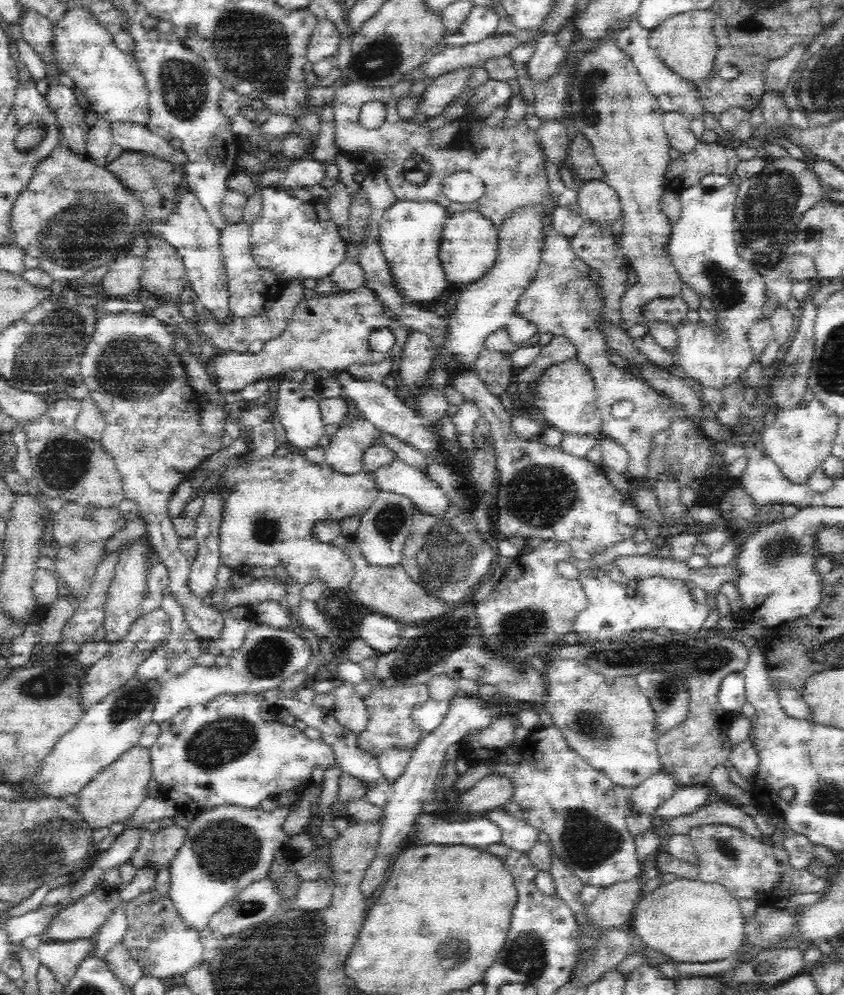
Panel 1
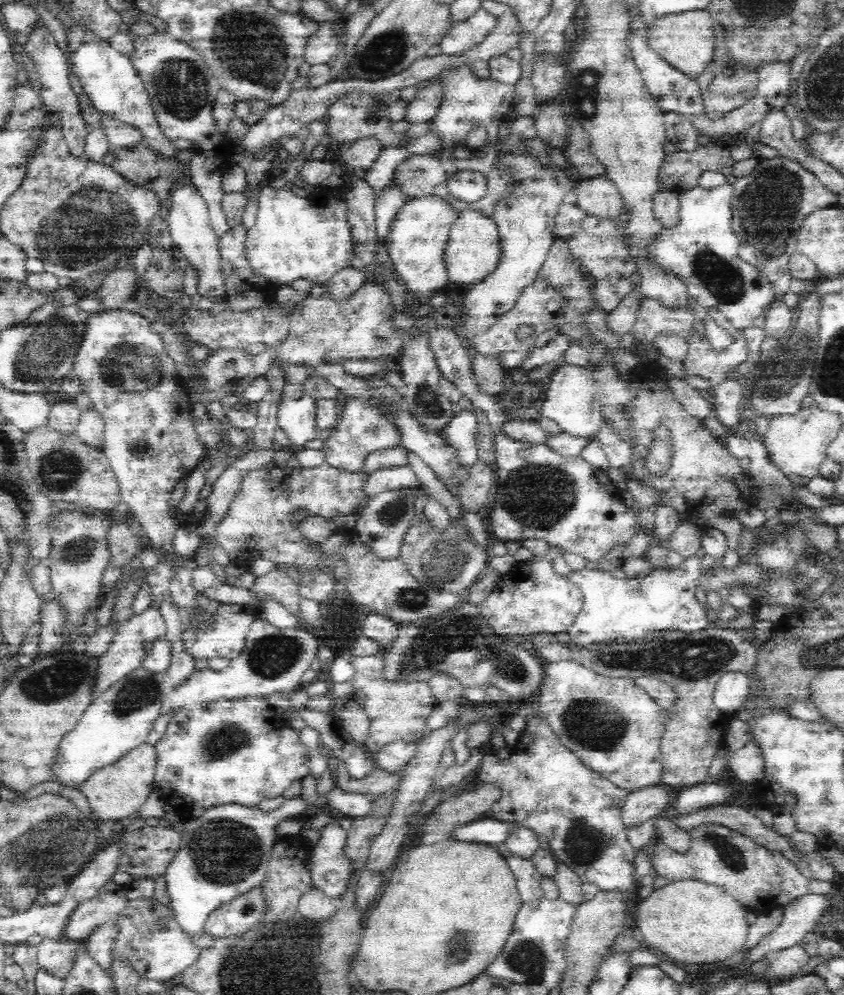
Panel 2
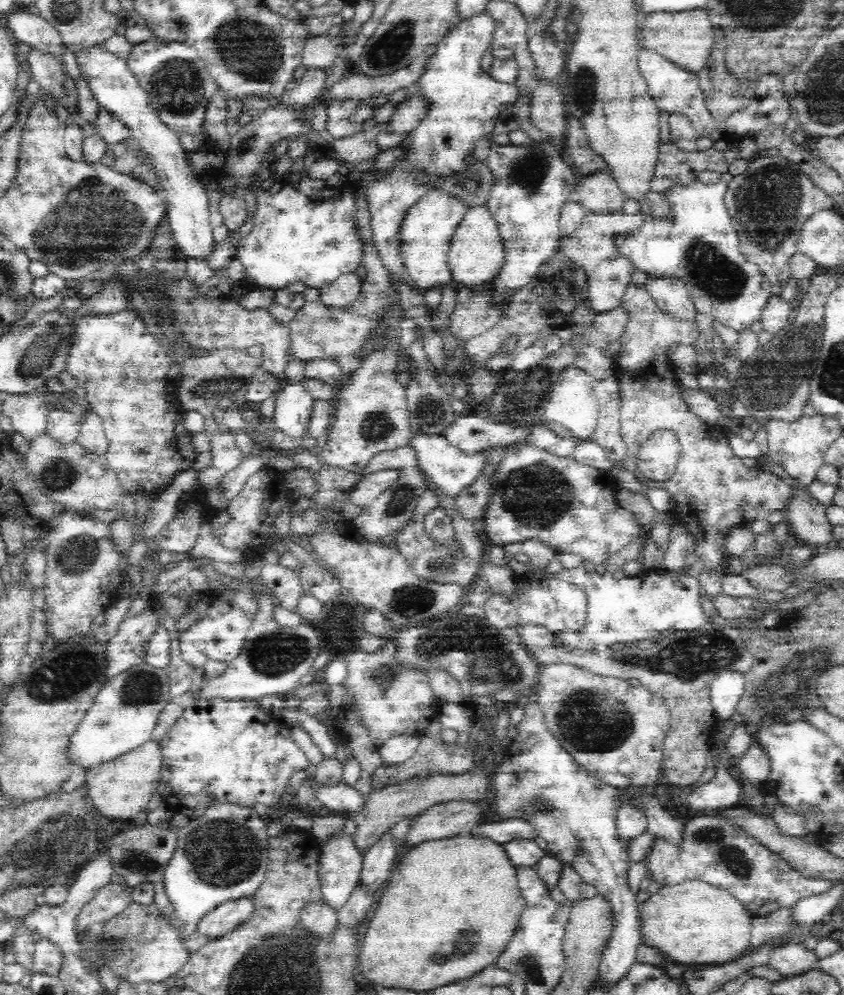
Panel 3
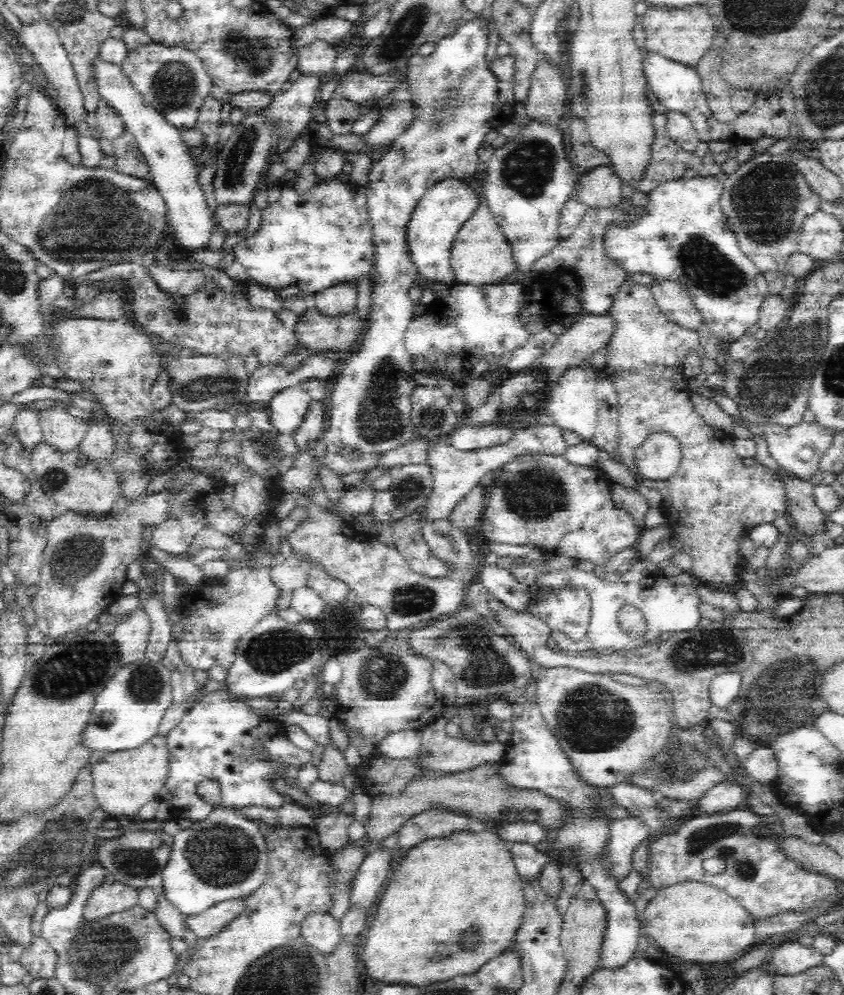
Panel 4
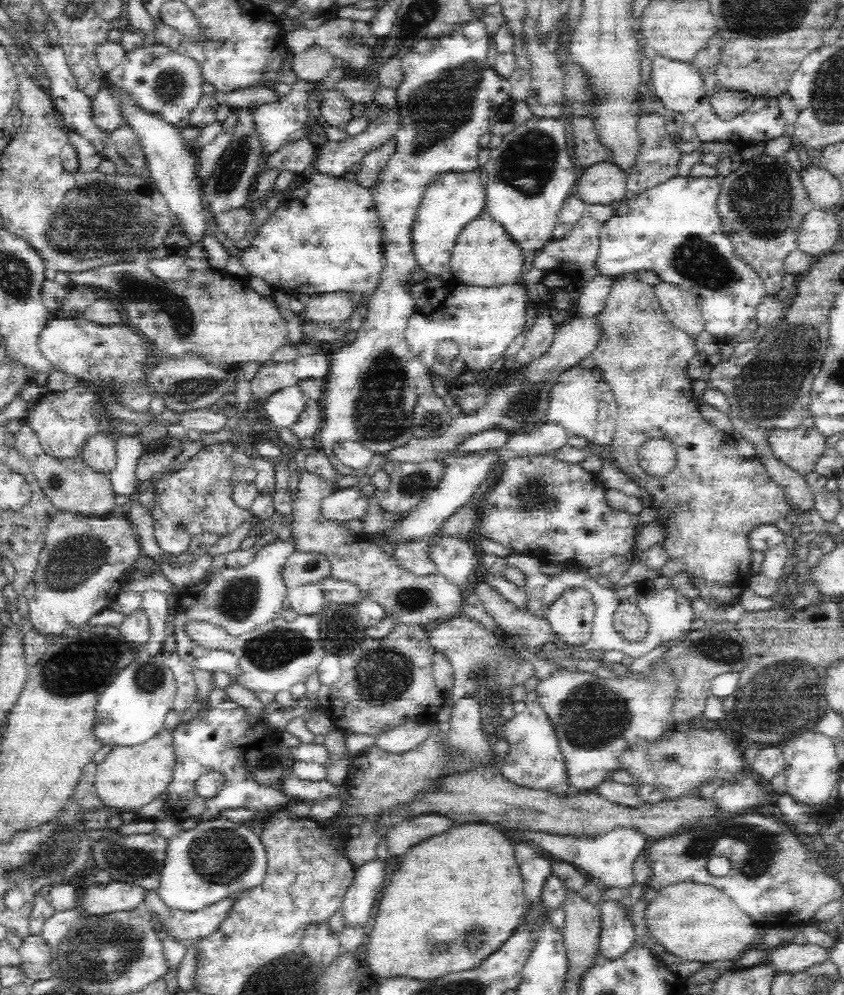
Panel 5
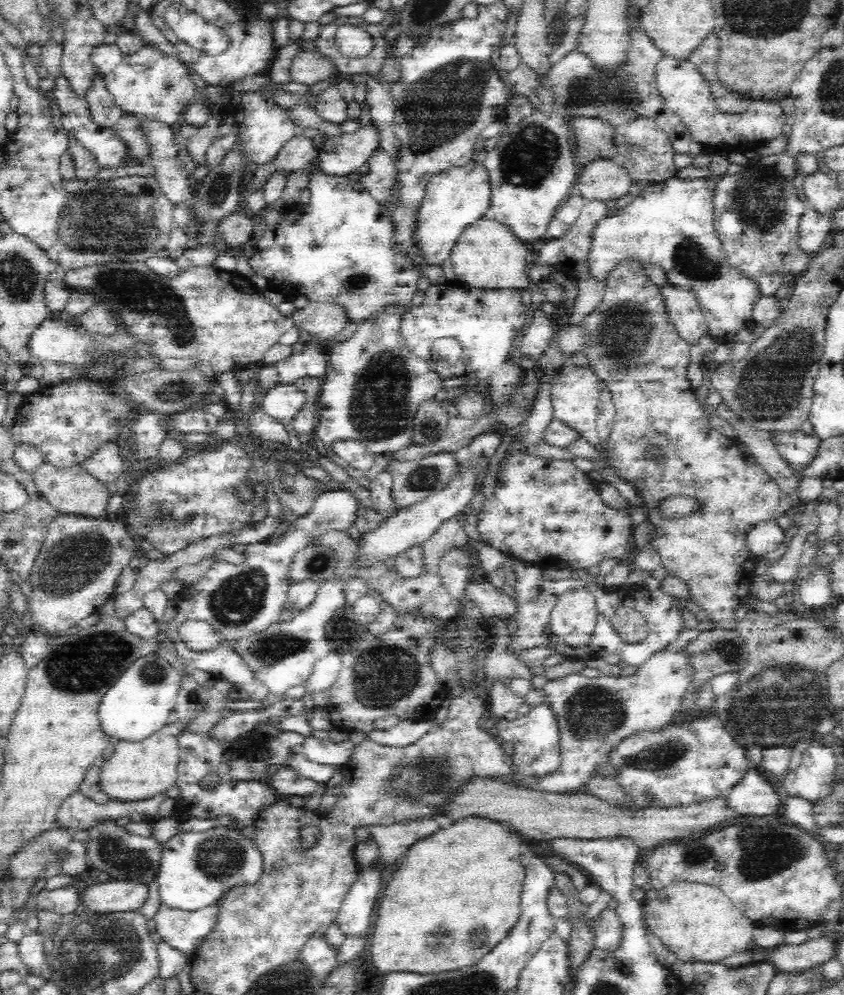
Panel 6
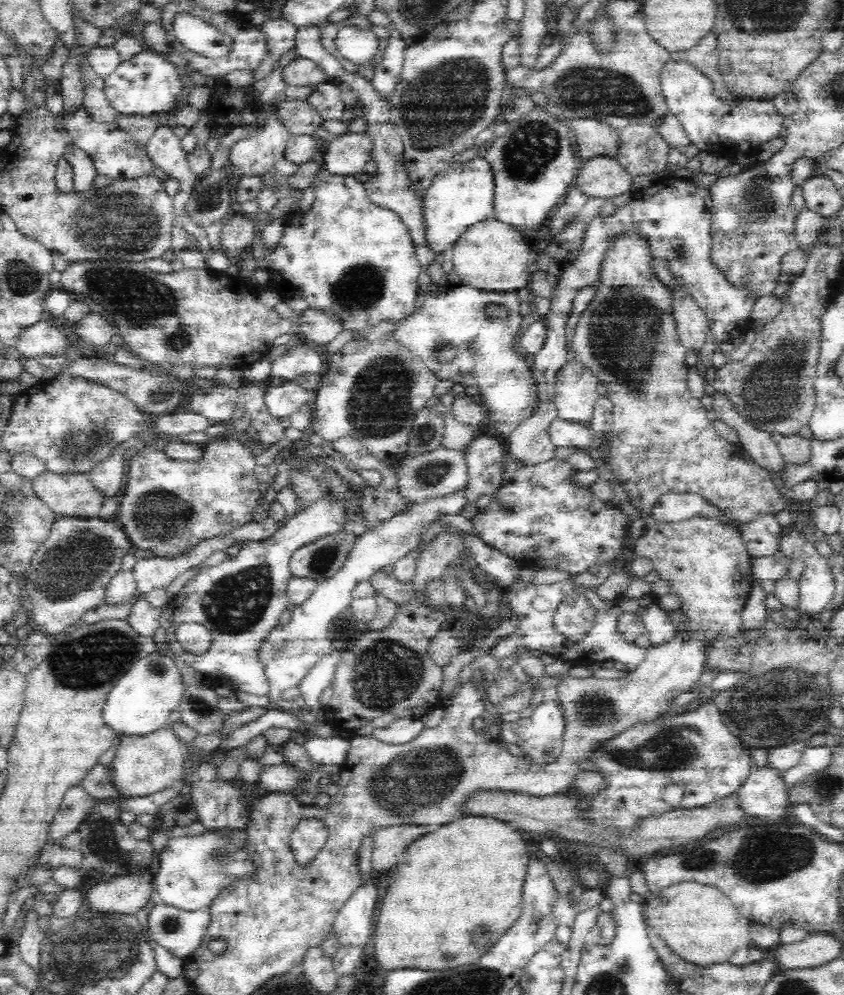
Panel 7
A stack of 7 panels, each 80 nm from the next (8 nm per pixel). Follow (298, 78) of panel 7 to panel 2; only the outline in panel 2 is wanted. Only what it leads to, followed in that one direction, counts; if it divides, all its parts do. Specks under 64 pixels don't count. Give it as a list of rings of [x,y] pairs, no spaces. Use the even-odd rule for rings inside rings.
[[[320,24],[316,33],[310,36],[305,48],[305,62],[310,66],[318,64],[331,64],[337,51],[340,41],[332,32],[330,24]]]

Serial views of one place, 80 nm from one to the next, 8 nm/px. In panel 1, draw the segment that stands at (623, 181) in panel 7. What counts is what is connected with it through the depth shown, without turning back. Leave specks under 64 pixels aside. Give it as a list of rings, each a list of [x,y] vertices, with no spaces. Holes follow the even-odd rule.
[[[602,179],[583,182],[577,192],[577,199],[580,209],[582,209],[582,215],[599,228],[611,228],[614,220],[621,217],[621,204],[618,193]]]

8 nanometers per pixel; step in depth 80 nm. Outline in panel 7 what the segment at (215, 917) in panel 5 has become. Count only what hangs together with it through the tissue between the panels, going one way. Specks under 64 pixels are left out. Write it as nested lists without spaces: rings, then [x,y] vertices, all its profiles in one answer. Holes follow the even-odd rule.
[[[158,903],[148,912],[147,922],[147,933],[153,943],[186,960],[198,950],[208,930],[210,907],[188,912]]]

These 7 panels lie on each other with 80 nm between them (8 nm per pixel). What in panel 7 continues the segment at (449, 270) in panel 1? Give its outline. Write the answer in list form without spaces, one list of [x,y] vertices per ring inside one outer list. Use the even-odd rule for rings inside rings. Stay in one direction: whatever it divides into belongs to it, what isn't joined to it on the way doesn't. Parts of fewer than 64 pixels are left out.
[[[498,219],[477,222],[462,233],[454,243],[452,254],[453,269],[462,285],[479,290],[519,291],[530,286],[532,270],[527,269],[532,257],[530,242],[511,226]]]

